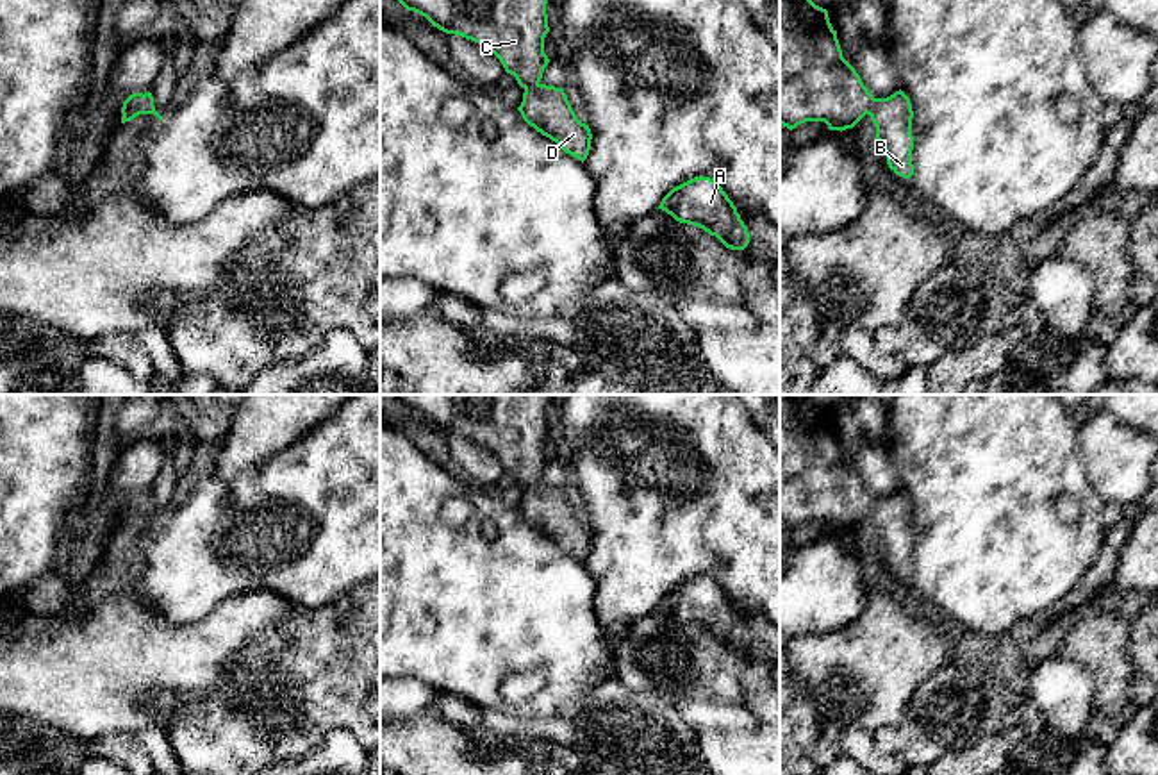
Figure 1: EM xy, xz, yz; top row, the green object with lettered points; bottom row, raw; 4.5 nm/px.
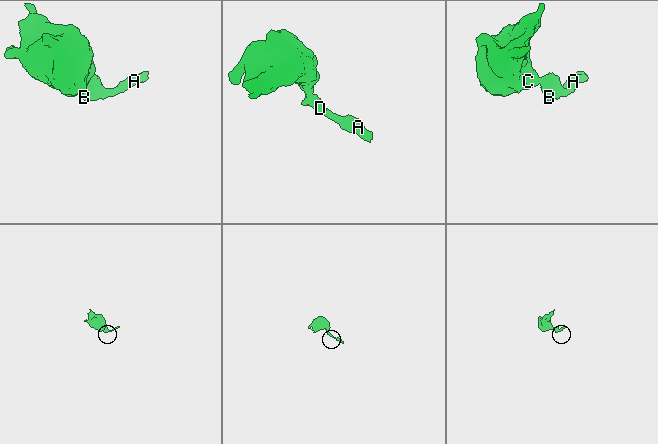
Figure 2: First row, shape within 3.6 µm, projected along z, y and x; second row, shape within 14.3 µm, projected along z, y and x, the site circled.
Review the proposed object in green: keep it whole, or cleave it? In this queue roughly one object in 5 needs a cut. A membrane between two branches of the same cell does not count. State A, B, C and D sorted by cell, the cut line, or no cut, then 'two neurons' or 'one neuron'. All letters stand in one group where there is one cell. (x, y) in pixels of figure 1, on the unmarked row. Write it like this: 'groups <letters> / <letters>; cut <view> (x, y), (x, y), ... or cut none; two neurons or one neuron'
groups A B C D; cut none; one neuron

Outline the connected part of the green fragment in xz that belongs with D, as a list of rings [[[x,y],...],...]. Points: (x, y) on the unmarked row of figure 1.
[[[394,395],[407,409],[425,416],[446,434],[462,436],[489,448],[525,489],[517,507],[523,520],[542,536],[555,541],[566,554],[585,561],[591,550],[591,529],[582,523],[564,489],[541,482],[550,459],[544,454],[544,438],[550,432],[546,404],[548,395]]]

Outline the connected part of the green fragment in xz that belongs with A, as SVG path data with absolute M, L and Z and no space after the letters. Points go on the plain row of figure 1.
M699 575L673 588L658 609L680 623L699 627L715 636L726 648L744 650L749 643L748 627L737 607L710 577Z

